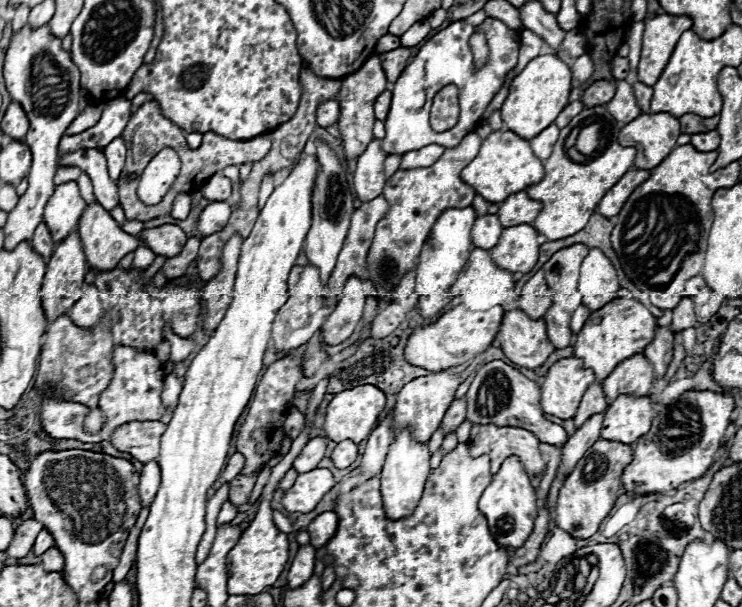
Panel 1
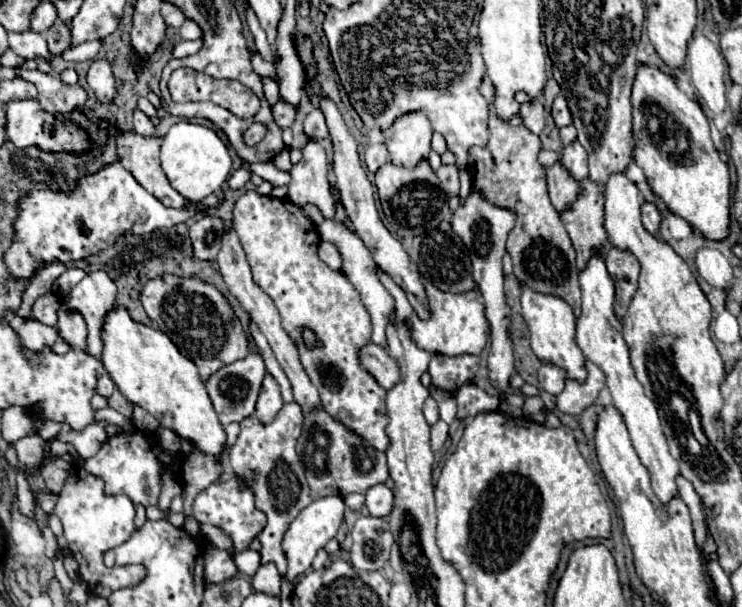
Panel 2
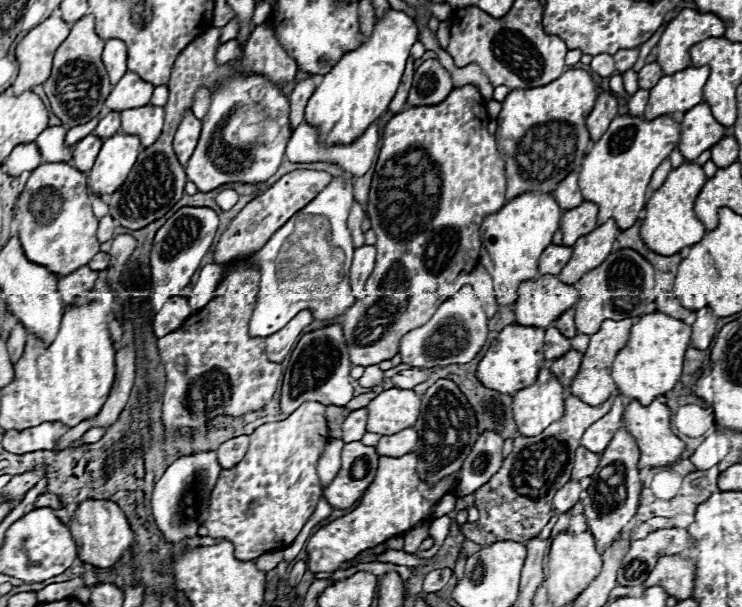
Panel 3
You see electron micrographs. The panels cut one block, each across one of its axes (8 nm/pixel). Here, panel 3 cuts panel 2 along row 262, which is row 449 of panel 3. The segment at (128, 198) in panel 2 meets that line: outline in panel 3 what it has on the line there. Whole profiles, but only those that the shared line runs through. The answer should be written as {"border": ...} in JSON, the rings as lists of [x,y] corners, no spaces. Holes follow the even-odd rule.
{"border":[[[44,422],[26,430],[4,432],[2,446],[12,454],[26,454],[36,450],[52,450],[60,436],[66,434],[66,426],[60,422]]]}

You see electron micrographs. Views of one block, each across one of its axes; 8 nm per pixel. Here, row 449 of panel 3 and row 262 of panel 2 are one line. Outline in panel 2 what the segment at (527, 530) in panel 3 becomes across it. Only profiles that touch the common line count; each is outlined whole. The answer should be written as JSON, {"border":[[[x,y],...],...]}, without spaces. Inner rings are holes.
{"border":[[[484,76],[480,84],[480,94],[486,98],[490,108],[488,128],[490,140],[486,146],[474,146],[470,150],[470,176],[472,186],[480,188],[488,200],[500,204],[504,208],[512,208],[518,214],[516,226],[508,236],[506,250],[514,262],[514,274],[518,276],[520,284],[528,284],[536,292],[552,294],[564,298],[572,308],[574,314],[580,316],[580,284],[578,284],[578,266],[576,266],[576,252],[564,230],[560,214],[552,206],[546,190],[546,174],[544,168],[538,164],[540,152],[540,136],[530,132],[520,116],[512,116],[510,120],[502,120],[494,112],[494,84],[488,76]]]}

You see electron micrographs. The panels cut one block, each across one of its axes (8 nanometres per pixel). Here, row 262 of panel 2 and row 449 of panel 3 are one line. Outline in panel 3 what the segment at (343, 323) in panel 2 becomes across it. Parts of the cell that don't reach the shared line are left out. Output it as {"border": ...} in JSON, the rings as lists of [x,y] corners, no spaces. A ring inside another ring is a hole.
{"border":[[[306,402],[286,420],[256,428],[256,432],[250,434],[246,456],[218,476],[204,522],[208,534],[232,542],[234,554],[240,560],[256,560],[266,552],[288,548],[314,514],[322,496],[316,464],[328,438],[326,406],[320,402]]]}

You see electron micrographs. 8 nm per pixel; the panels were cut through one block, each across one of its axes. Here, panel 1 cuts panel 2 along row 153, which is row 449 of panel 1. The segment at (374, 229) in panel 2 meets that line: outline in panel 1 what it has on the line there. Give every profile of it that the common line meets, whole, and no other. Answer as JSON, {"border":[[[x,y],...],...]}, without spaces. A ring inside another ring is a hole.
{"border":[[[344,440],[334,448],[330,458],[332,458],[334,466],[342,470],[342,468],[348,468],[356,460],[356,456],[358,456],[358,444],[354,444],[352,440]]]}

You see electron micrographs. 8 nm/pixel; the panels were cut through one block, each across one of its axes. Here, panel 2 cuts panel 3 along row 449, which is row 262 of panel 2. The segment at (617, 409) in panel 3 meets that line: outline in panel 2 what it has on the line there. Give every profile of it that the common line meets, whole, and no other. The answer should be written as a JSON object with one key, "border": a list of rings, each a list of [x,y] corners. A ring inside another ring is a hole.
{"border":[[[604,248],[594,250],[586,266],[580,270],[580,286],[582,286],[582,314],[576,322],[576,342],[584,356],[594,362],[604,374],[606,374],[606,386],[612,394],[614,406],[622,412],[626,428],[632,438],[632,446],[636,448],[642,464],[648,468],[652,476],[652,488],[660,502],[668,502],[672,496],[678,494],[676,488],[676,474],[678,474],[678,464],[668,452],[668,442],[666,436],[660,428],[660,418],[656,404],[650,402],[650,398],[644,396],[644,388],[640,388],[640,382],[636,380],[630,358],[628,358],[628,346],[622,338],[622,324],[614,316],[614,280],[606,270],[604,262]]]}

